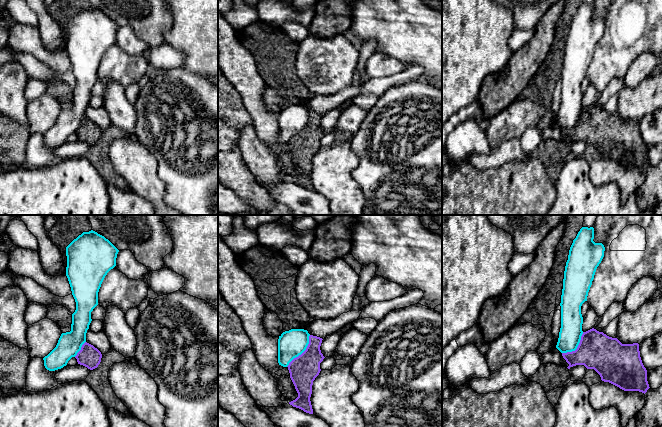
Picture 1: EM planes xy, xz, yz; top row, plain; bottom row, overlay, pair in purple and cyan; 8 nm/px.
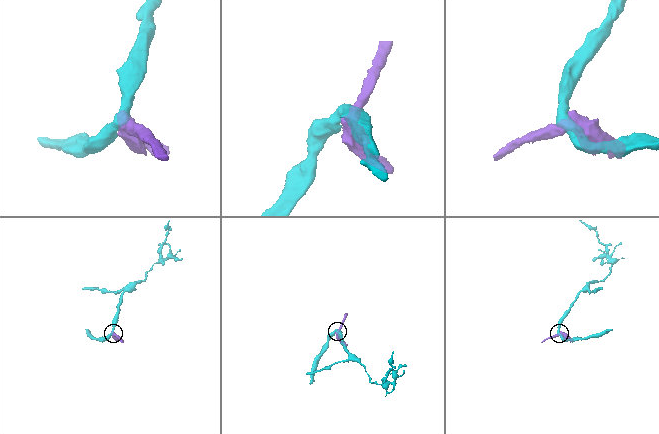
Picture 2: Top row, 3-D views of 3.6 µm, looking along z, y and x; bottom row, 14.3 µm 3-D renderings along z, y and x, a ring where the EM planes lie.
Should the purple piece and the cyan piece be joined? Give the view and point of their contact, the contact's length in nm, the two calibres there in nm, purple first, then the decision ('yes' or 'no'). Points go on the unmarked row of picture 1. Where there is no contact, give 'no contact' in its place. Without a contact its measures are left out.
xz (303, 128) | 320 nm | 220/220 nm | no

